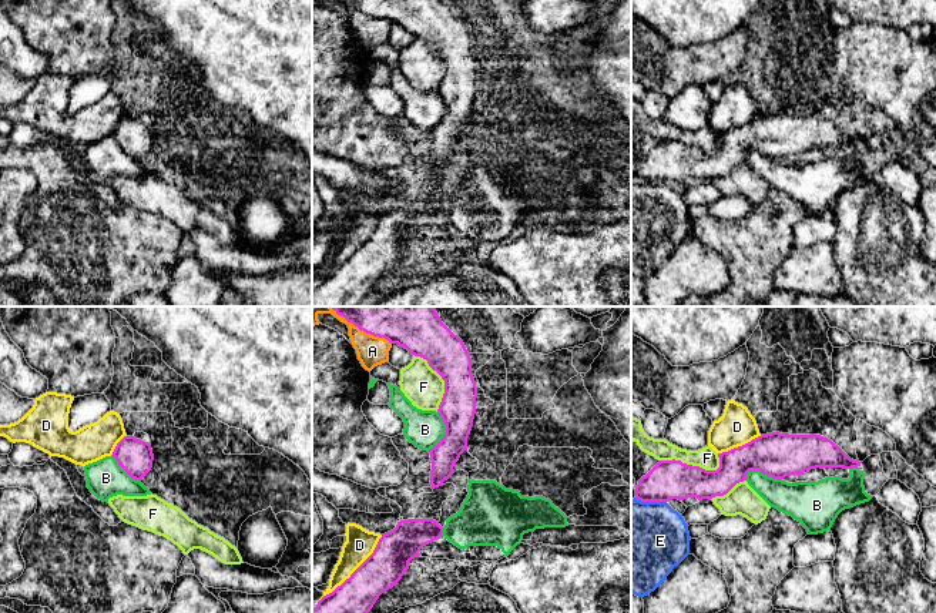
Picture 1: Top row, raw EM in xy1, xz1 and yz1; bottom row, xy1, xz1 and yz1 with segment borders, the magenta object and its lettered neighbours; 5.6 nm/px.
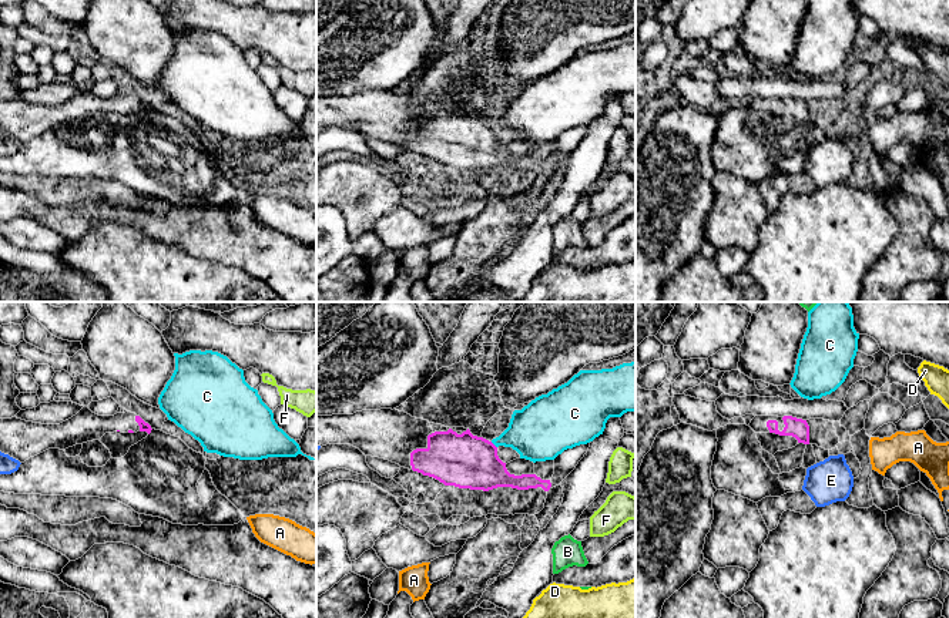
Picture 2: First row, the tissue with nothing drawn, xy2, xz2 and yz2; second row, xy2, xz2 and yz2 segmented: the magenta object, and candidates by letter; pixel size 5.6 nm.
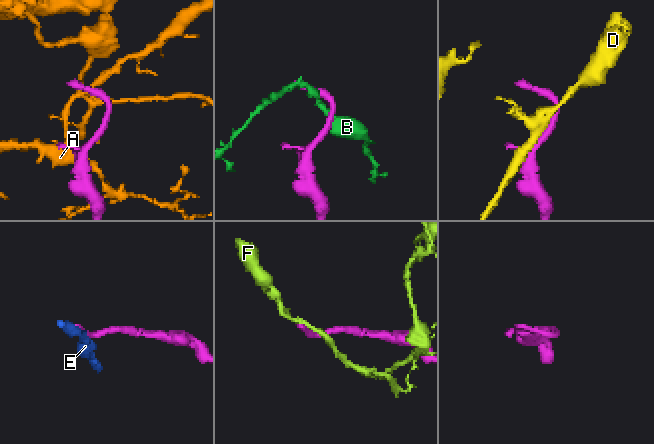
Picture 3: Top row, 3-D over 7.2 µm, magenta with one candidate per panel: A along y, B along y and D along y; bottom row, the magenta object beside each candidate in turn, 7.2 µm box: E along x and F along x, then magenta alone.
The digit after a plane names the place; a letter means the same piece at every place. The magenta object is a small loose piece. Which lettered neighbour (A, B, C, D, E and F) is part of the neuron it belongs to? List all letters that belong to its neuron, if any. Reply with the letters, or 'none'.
none

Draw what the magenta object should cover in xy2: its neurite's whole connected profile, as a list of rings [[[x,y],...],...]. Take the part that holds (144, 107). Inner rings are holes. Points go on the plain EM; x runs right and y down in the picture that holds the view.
[[[84,87],[60,105],[41,105],[17,98],[0,100],[0,132],[24,144],[48,130],[66,131],[76,125],[101,121],[105,114],[151,114],[151,107],[131,93],[98,97]]]

